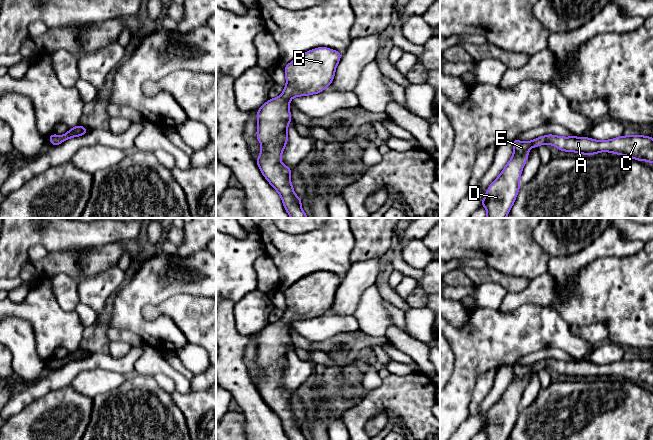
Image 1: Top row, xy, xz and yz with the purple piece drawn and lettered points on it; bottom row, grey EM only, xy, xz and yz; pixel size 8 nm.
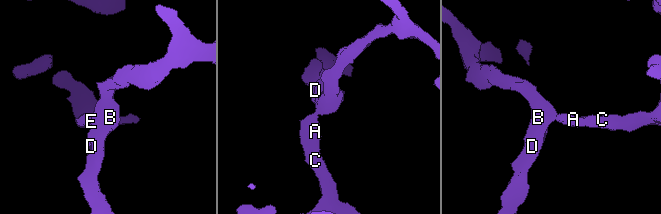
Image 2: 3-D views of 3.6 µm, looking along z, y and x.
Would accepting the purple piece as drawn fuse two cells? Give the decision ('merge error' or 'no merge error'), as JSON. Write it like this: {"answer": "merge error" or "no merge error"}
{"answer": "no merge error"}

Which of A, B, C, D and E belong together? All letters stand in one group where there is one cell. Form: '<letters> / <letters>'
A B C D E

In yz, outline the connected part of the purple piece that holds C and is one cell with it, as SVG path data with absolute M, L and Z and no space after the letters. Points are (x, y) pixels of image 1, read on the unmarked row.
M552 358L540 360L532 365L512 364L513 380L500 399L489 409L481 429L487 434L487 440L508 440L518 415L522 393L532 371L542 368L554 369L559 375L577 376L582 379L594 379L599 376L611 376L631 381L637 385L653 388L653 362L651 360L632 359L611 363L594 364L588 361L562 361Z

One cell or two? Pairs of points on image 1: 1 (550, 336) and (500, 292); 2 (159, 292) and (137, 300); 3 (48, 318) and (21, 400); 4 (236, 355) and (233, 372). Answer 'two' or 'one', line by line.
1: two
2: one
3: two
4: one

